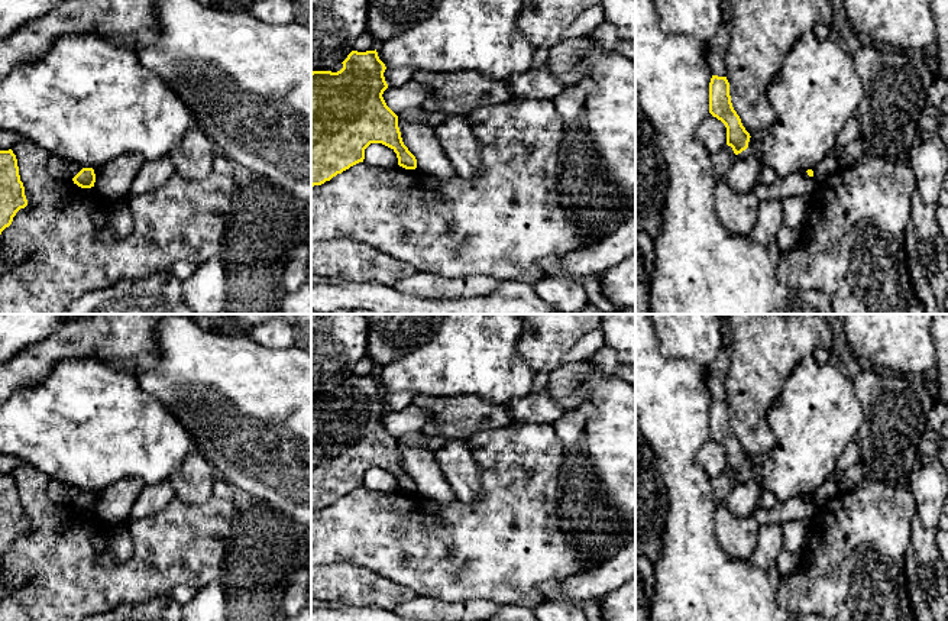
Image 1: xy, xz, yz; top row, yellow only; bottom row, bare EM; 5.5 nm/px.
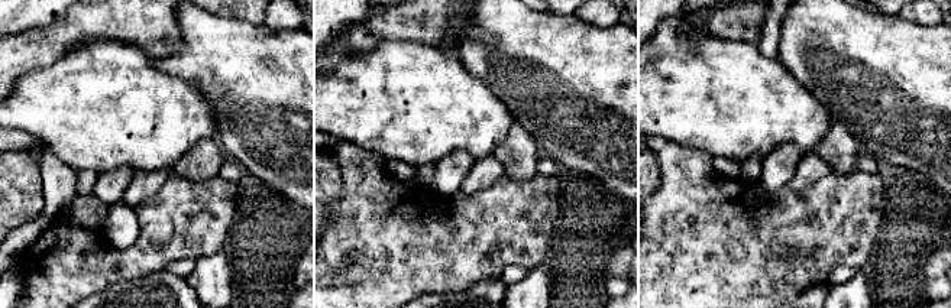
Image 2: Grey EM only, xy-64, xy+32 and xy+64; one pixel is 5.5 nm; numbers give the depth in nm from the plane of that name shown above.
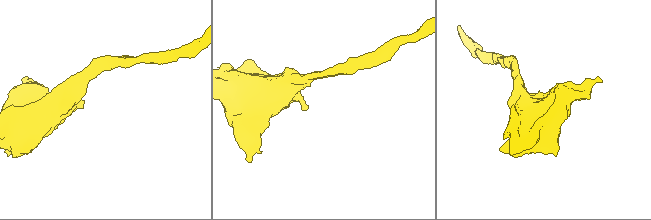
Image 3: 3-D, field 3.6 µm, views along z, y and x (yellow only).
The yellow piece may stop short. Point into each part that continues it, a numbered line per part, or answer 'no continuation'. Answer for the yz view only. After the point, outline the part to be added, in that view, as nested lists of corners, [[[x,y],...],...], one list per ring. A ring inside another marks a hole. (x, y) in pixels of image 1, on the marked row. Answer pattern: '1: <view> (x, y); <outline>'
no continuation

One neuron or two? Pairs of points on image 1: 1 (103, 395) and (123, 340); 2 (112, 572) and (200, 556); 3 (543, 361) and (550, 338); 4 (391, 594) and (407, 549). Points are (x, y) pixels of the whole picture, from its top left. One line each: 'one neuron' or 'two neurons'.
1: two neurons
2: one neuron
3: one neuron
4: two neurons

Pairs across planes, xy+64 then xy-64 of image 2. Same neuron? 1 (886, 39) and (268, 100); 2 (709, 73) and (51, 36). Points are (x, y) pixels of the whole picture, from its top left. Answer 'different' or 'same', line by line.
1: same
2: different

